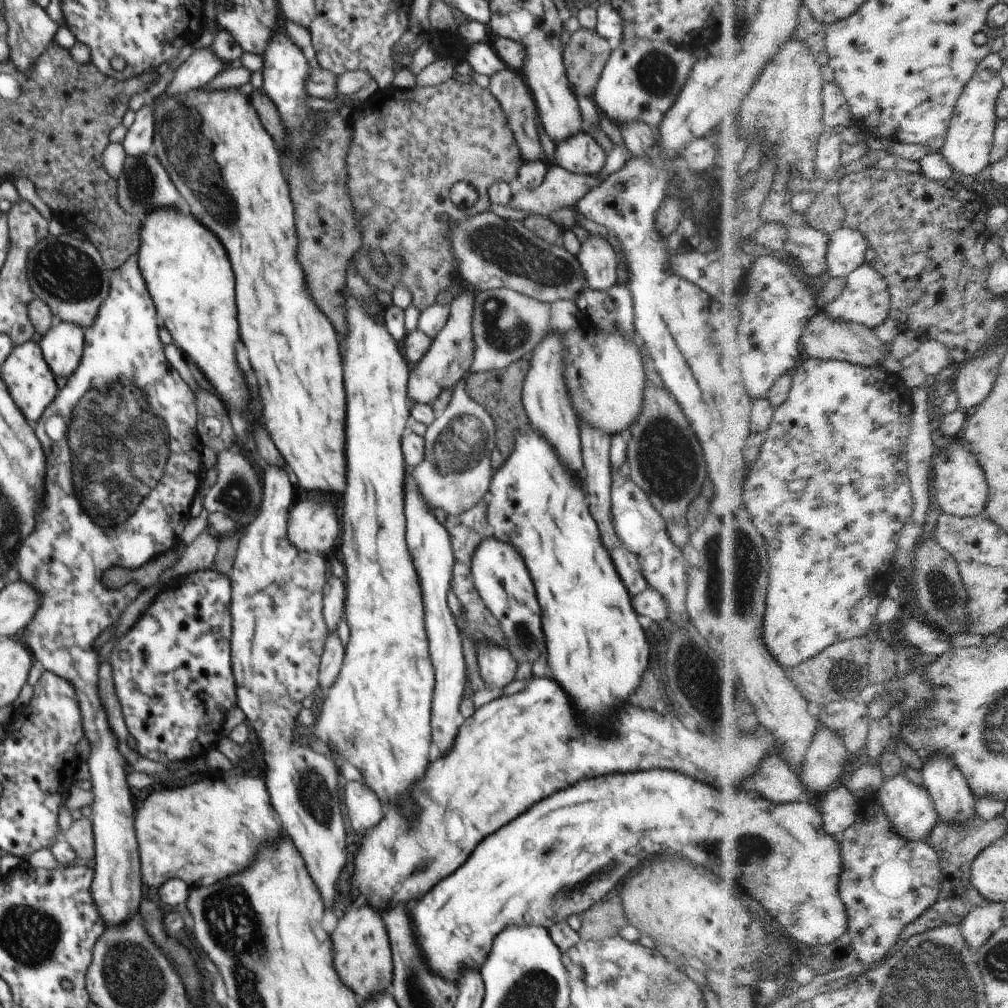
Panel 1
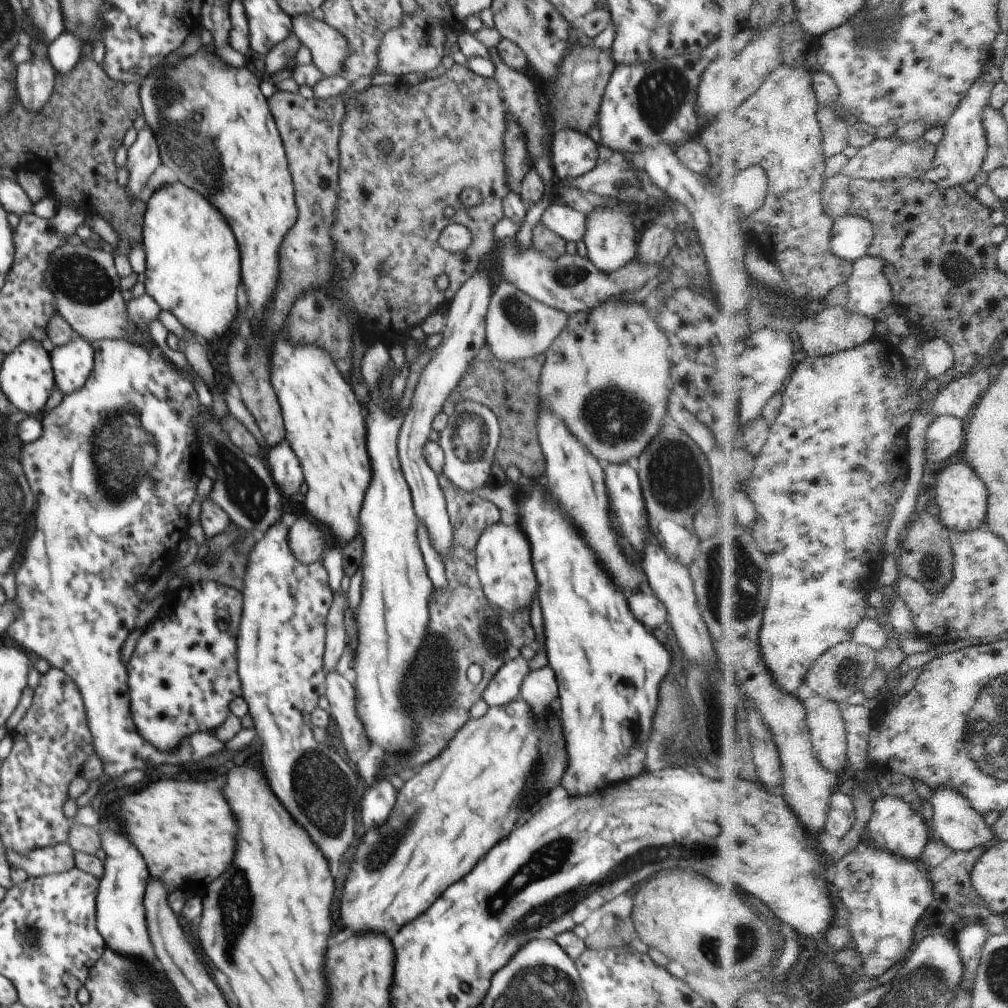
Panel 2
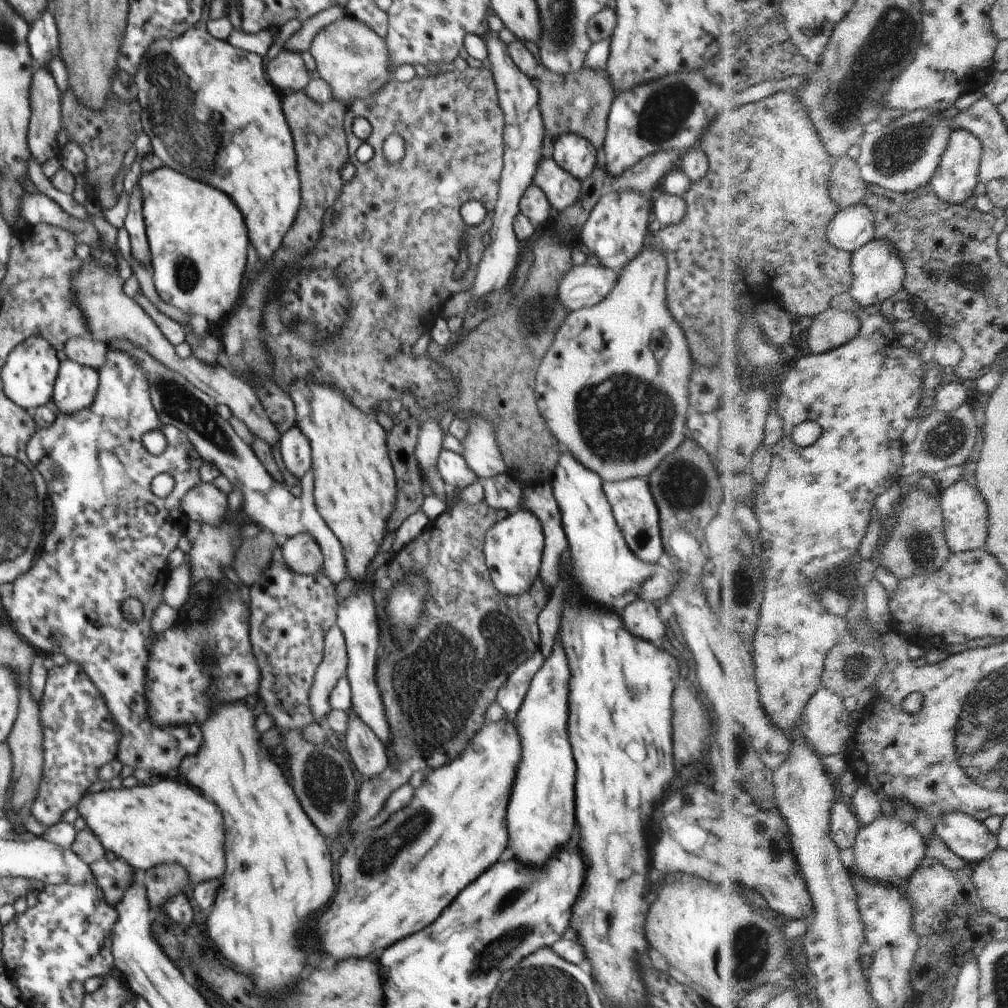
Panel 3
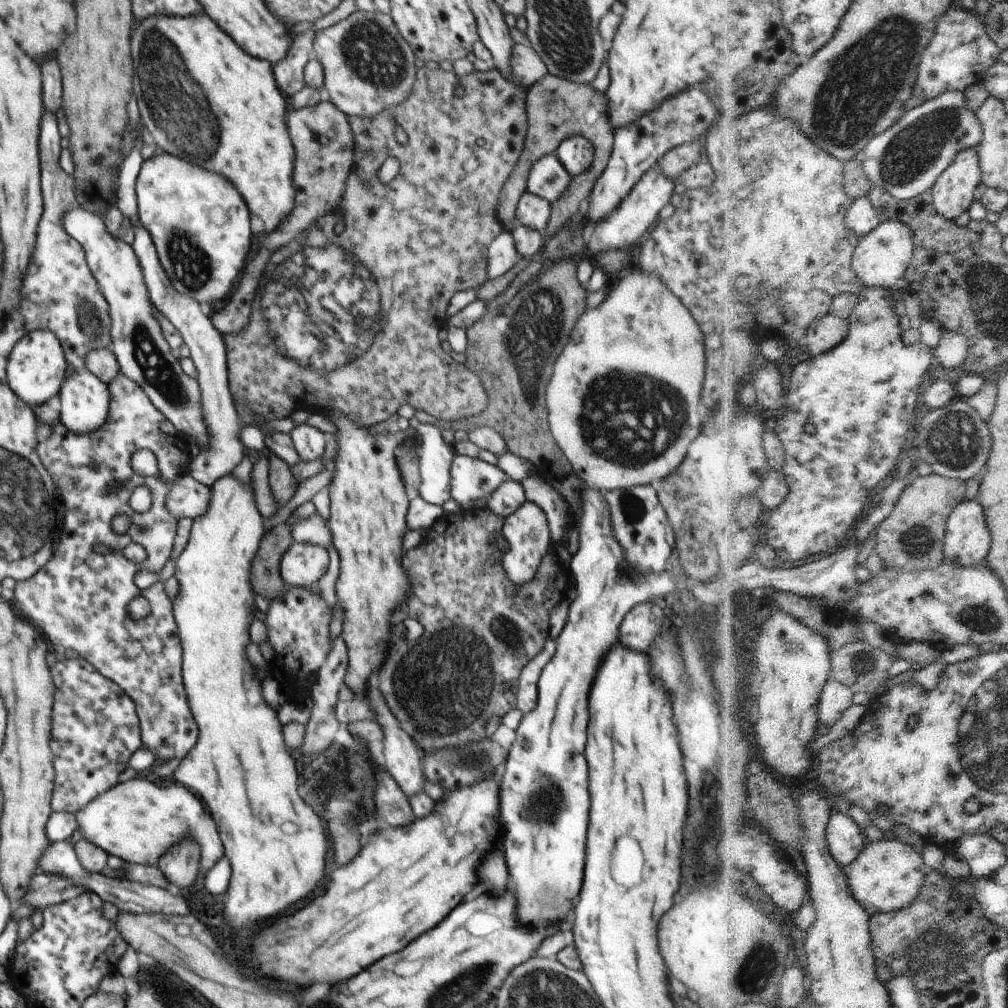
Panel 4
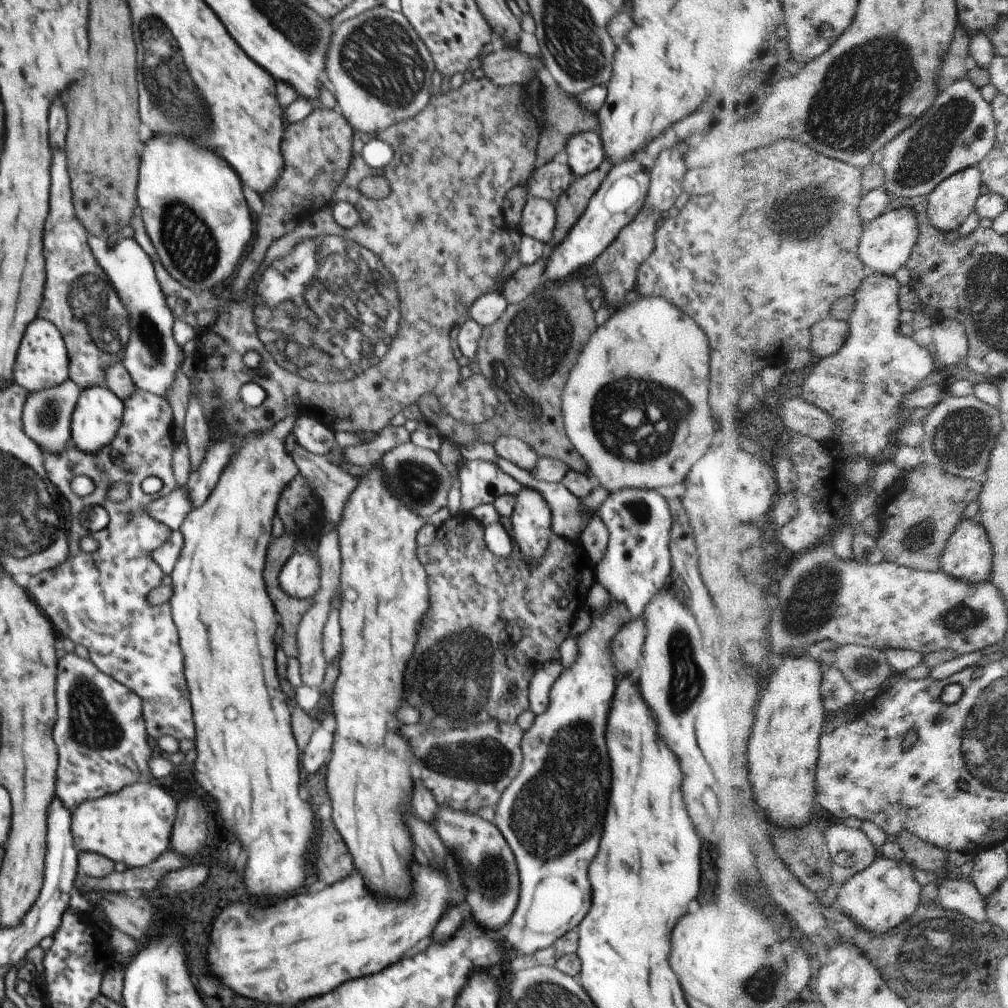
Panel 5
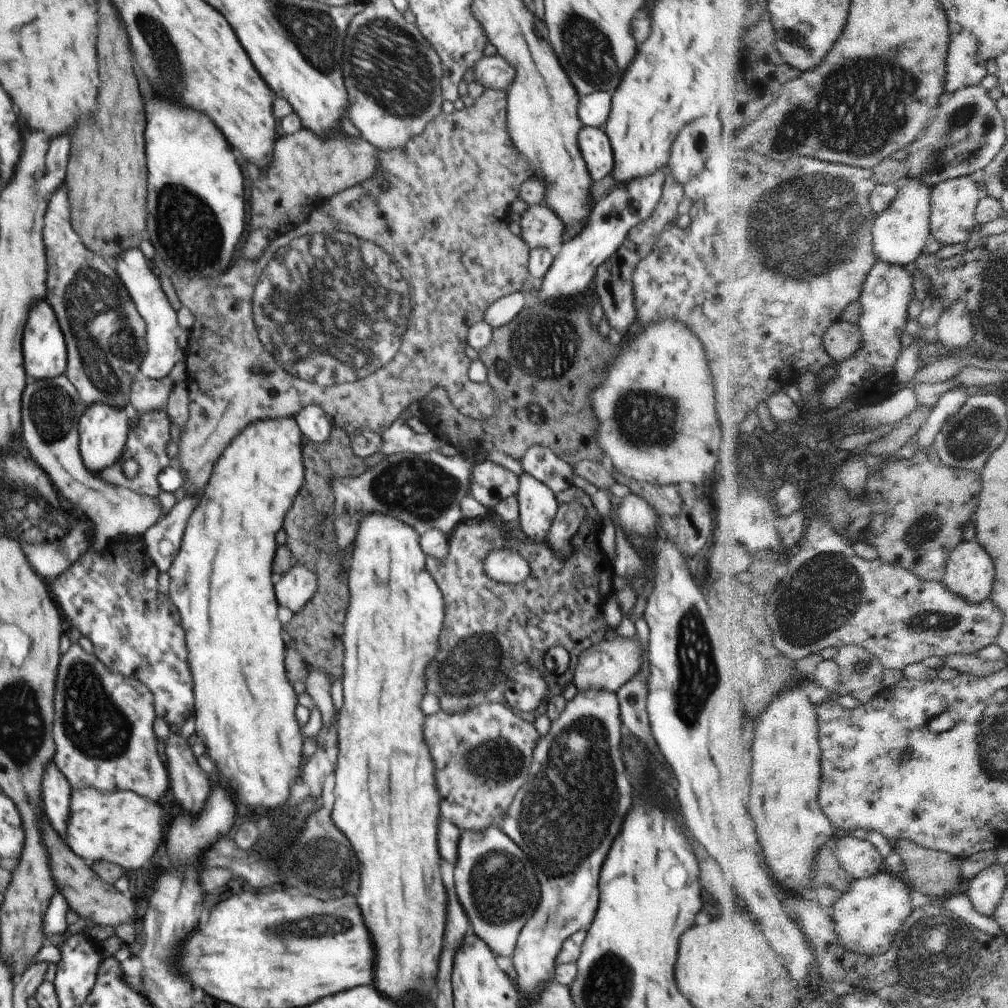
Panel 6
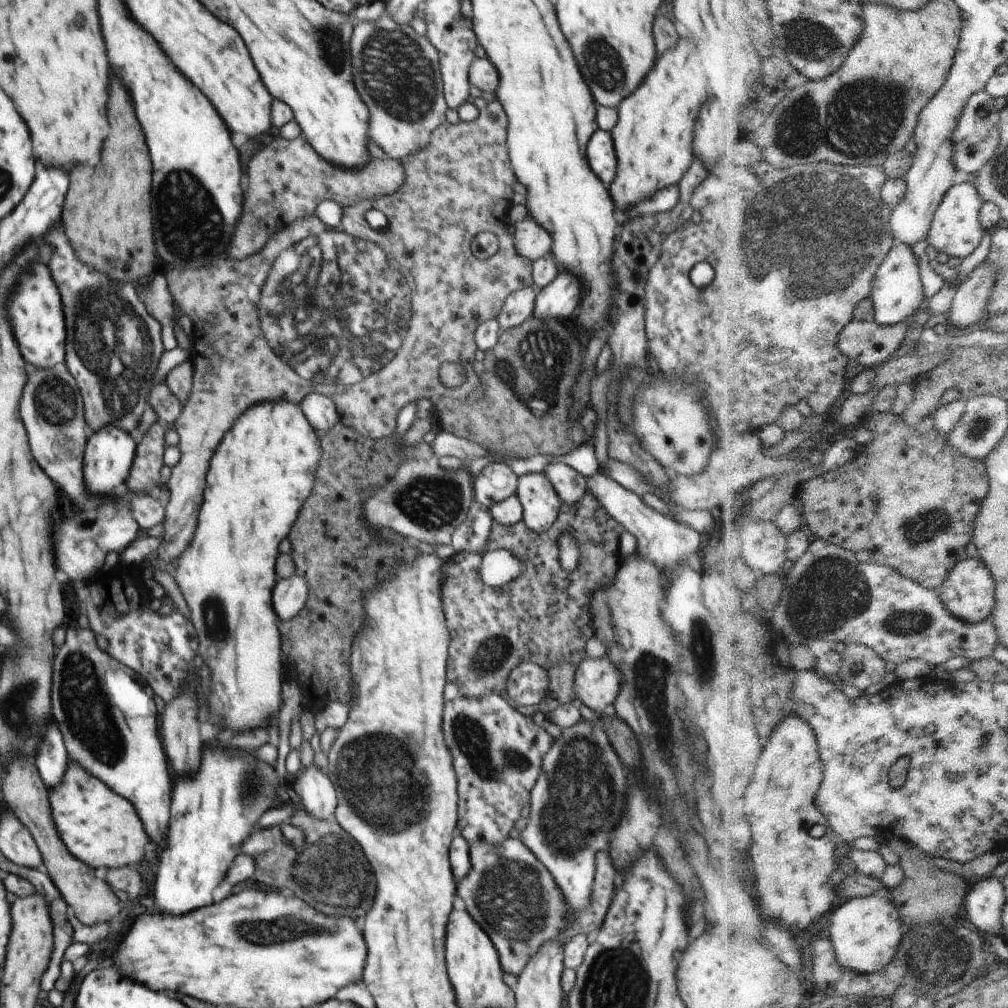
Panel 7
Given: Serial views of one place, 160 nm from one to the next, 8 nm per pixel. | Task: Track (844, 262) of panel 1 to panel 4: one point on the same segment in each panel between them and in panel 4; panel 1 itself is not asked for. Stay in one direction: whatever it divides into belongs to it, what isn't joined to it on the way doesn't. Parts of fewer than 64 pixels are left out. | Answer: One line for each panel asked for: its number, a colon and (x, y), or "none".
2: (853, 235)
3: (855, 226)
4: (863, 218)

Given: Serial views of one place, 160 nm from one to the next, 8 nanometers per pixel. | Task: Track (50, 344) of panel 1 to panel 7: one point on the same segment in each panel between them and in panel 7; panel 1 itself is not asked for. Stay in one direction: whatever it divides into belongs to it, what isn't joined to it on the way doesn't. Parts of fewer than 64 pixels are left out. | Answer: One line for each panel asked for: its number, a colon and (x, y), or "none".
2: (72, 363)
3: (75, 388)
4: (83, 402)
5: (98, 414)
6: (103, 430)
7: (109, 454)

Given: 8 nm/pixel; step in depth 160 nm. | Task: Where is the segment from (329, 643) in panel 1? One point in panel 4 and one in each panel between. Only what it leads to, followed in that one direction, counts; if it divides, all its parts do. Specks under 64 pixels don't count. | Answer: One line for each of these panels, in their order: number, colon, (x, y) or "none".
2: (342, 698)
3: (367, 752)
4: (392, 806)

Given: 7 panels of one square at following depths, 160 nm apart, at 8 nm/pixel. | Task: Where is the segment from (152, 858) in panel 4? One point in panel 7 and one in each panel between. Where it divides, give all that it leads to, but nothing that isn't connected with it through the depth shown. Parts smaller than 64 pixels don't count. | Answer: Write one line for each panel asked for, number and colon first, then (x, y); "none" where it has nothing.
5: (133, 826)
6: (118, 827)
7: (99, 827)

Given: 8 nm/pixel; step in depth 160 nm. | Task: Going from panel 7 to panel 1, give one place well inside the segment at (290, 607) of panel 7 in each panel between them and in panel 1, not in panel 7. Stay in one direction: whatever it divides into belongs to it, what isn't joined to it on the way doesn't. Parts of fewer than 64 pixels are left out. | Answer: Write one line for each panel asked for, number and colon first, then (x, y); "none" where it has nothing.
1: (312, 527)
2: (306, 540)
3: (301, 554)
4: (302, 565)
5: (301, 576)
6: (296, 587)

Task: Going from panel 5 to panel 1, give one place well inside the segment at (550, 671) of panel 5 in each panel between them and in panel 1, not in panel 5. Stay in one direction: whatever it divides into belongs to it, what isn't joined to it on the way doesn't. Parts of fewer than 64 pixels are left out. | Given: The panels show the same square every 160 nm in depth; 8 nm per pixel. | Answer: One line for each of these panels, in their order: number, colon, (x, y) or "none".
1: (498, 667)
2: (505, 687)
3: (511, 695)
4: (526, 689)

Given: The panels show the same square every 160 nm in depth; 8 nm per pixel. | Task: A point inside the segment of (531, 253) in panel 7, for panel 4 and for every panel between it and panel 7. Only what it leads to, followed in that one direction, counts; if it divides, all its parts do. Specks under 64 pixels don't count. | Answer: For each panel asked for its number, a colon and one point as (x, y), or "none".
4: (532, 211)
5: (538, 220)
6: (540, 227)

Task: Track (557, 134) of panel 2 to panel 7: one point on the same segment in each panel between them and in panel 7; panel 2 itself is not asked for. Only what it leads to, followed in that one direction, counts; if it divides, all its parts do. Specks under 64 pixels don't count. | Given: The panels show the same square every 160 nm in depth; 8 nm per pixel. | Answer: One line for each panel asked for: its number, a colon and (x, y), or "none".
3: (578, 156)
4: (576, 154)
5: (585, 149)
6: (596, 146)
7: (601, 153)

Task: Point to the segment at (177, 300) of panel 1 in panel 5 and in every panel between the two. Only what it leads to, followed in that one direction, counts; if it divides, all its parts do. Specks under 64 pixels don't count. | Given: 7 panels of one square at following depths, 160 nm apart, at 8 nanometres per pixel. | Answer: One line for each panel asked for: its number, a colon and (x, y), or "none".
2: (193, 265)
3: (185, 220)
4: (200, 226)
5: (195, 214)

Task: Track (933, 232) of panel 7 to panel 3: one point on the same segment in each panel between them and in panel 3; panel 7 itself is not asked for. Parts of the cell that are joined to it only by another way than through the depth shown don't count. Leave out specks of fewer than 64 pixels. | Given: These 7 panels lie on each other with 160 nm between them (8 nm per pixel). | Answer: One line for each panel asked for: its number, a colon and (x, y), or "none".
3: (956, 181)
4: (955, 192)
5: (956, 198)
6: (955, 203)

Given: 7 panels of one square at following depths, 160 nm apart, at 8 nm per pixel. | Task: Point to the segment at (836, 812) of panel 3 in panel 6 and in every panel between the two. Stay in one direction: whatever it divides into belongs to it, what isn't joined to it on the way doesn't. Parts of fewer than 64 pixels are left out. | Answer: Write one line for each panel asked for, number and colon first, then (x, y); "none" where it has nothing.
4: (847, 841)
5: (853, 852)
6: (860, 857)

